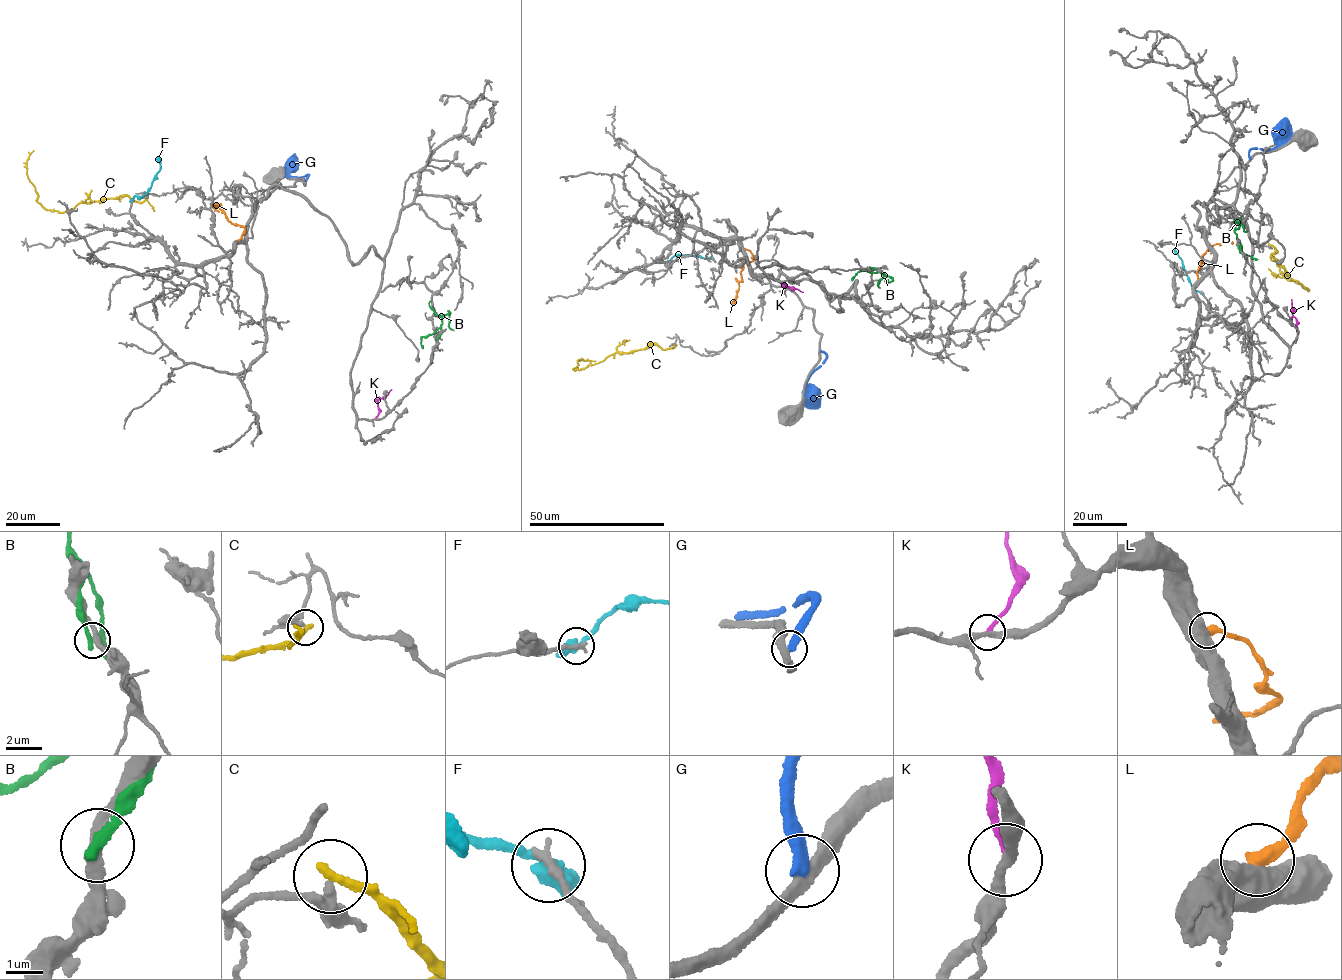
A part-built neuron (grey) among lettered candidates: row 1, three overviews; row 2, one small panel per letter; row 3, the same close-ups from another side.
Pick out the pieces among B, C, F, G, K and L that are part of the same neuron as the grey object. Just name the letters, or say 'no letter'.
no letter

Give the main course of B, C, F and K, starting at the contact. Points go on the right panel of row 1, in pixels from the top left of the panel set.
B: (1240, 251), (1235, 221), (1242, 225), (1244, 231)
C: (1269, 244), (1277, 252), (1272, 253), (1271, 259), (1278, 261), (1289, 278), (1309, 291), (1283, 276), (1273, 256)
F: (1201, 293), (1192, 288), (1175, 250)
K: (1297, 334), (1291, 299)

